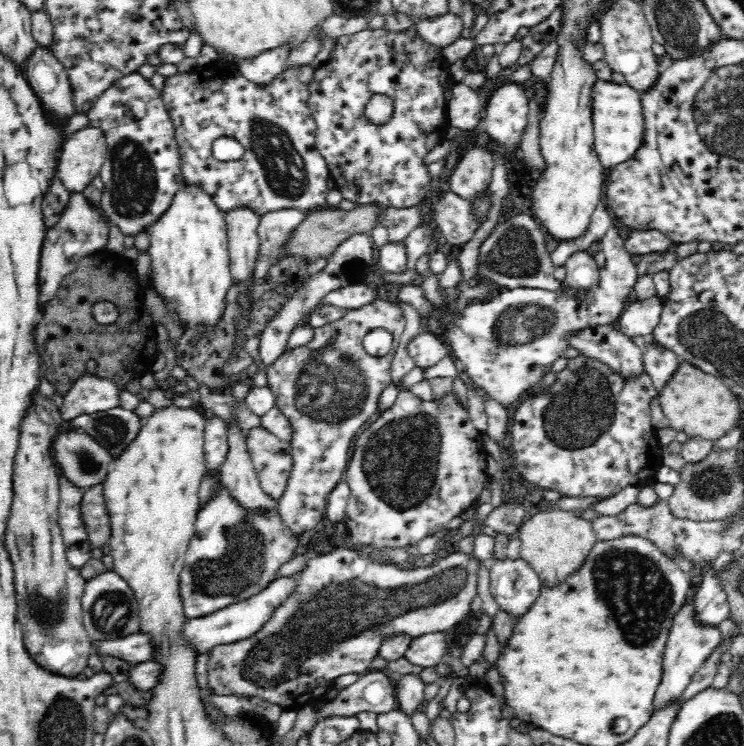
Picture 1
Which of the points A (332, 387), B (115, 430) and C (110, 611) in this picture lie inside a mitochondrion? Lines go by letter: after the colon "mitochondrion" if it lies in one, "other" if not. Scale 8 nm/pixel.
A: mitochondrion
B: mitochondrion
C: mitochondrion

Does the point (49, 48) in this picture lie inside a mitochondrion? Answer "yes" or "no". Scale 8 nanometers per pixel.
no

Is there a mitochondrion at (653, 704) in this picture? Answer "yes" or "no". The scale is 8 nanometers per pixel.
no

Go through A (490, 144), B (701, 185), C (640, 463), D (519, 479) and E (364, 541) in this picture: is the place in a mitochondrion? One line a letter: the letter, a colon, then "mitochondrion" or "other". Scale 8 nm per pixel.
A: other
B: other
C: other
D: other
E: other

